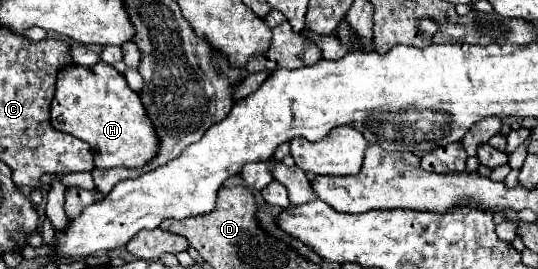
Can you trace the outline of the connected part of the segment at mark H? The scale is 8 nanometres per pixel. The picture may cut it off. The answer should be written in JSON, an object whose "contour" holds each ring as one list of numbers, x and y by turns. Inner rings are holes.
{"contour":[[103,61,93,67,71,65,59,73,51,103,51,125,87,141,95,167,143,167,159,151,159,137,141,97,115,67]]}

